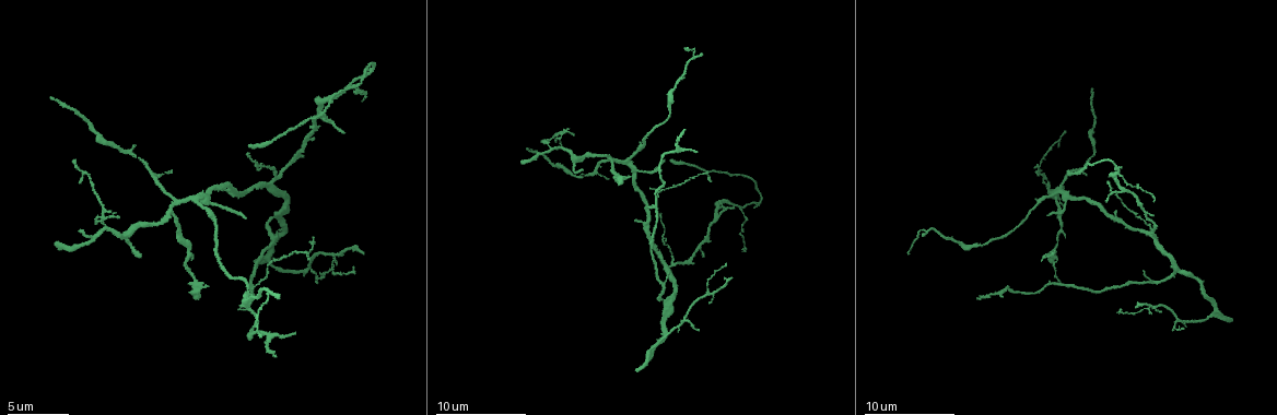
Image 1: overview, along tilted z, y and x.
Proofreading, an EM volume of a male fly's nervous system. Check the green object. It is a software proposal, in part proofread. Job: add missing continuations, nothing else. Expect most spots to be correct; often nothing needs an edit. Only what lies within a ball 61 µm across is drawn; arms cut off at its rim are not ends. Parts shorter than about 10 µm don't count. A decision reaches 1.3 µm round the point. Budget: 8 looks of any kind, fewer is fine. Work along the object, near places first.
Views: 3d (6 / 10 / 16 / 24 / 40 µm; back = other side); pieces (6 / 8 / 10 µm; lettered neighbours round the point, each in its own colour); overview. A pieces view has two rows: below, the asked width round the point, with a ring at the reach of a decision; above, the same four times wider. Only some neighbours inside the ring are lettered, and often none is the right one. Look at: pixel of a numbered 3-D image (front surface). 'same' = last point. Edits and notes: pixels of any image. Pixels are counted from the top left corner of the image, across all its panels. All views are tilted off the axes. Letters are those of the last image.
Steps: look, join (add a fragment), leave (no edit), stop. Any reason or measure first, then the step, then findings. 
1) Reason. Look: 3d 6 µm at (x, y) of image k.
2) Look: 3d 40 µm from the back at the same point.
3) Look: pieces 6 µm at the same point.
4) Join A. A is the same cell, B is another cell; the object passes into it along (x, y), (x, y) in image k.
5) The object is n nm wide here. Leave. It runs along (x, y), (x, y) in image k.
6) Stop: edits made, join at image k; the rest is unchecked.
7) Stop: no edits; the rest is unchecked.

End of a long branch. Look: 3d 6 µm at (669, 159) of image 1.

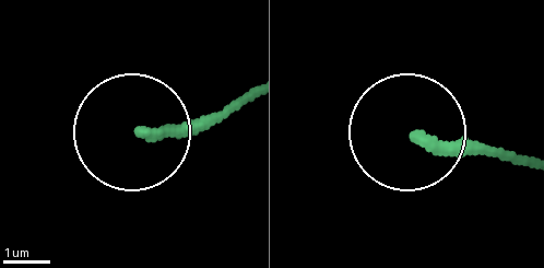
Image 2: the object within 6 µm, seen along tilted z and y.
What lies round it. Look: pieces 8 µm at (420, 138) of image 2.

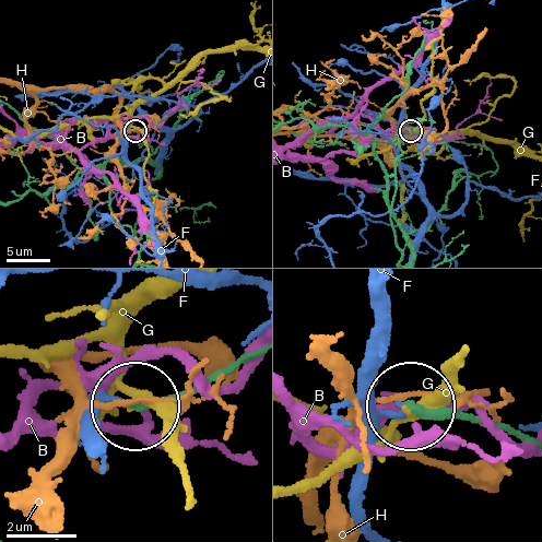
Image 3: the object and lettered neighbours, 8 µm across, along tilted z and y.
The object is 260 nm wide here. Leave. B, F, G and H are other cells; it runs along (462, 172), (481, 176), (495, 169), (493, 154), (412, 131) in image 3; none of them fits.

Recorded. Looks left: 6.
Free end. Look: 3d 6 µm at (194, 297) of image 1.

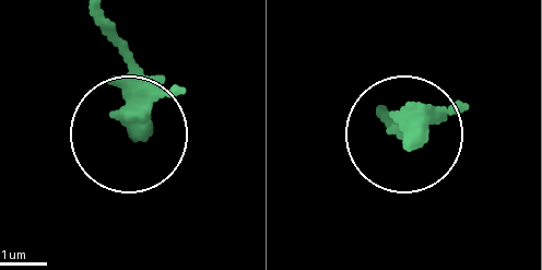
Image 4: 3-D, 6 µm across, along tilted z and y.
Look: pieces 10 µm at (138, 133) of image 4.

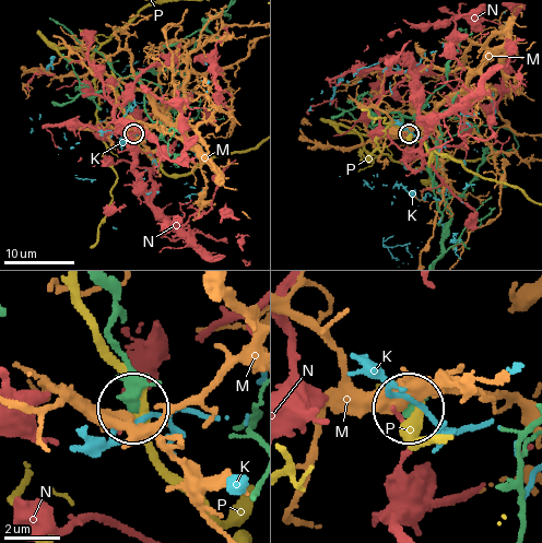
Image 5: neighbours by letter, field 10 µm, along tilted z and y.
Leave. K, M, N and P are other cells; none of them fits.

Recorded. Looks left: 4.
Look: pieces 6 µm at (684, 132) of image 1.

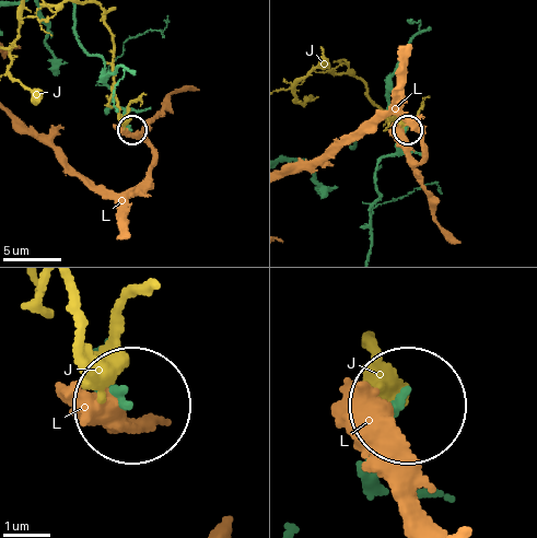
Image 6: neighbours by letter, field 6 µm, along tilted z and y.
The object is 180 nm wide here. Leave. J and L are other cells; it runs along (370, 248), (375, 168), (406, 130) in image 6; no lettered fragment goes on from it.

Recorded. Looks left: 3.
Free end. Look: pieces 8 µm at (58, 242) of image 1.

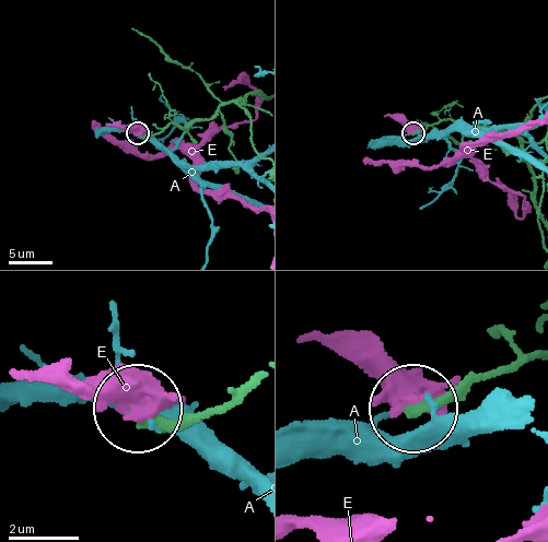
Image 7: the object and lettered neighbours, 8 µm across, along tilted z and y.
Leave. A and E are other cells; no lettered fragment goes on from it.

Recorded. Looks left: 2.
Stop: no edits; the rest is unchecked.

